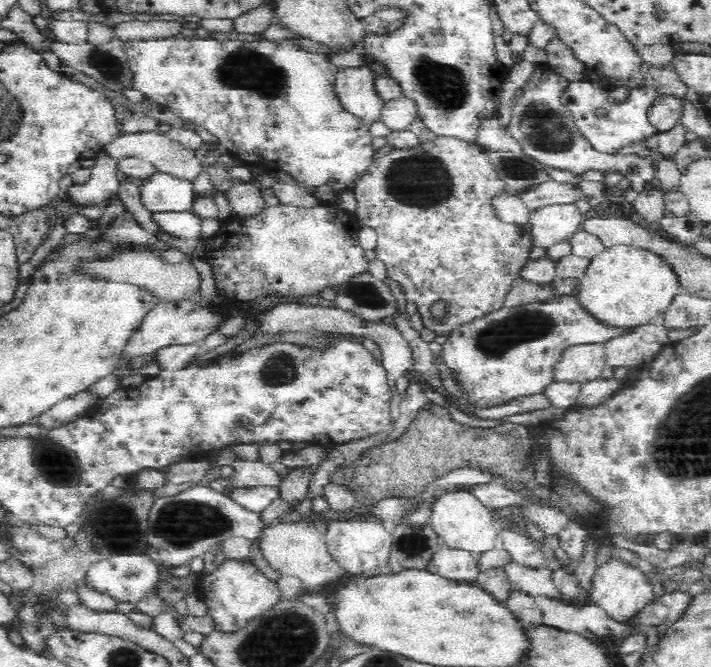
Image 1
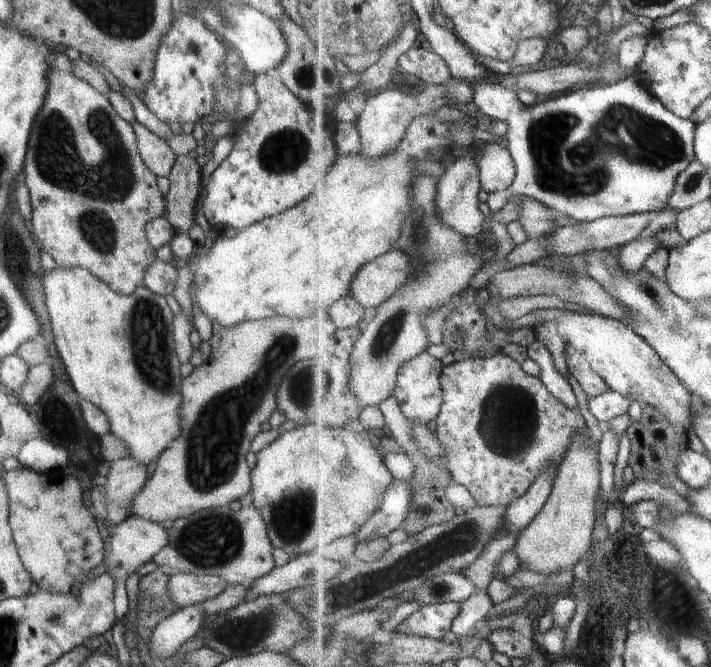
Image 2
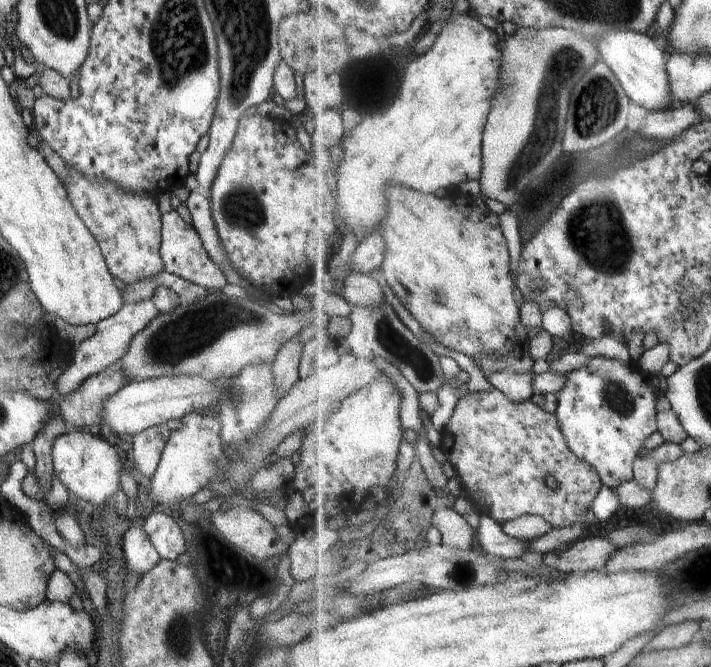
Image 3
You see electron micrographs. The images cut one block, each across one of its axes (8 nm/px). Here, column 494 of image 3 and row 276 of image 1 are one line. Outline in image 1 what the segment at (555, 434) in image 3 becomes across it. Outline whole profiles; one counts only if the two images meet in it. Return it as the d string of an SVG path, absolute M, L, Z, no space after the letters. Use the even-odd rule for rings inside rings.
M432 137L424 138L420 146L411 149L393 148L387 155L377 156L371 162L368 171L355 180L353 193L357 200L357 218L359 222L373 228L377 234L377 245L375 253L378 260L381 260L386 267L387 276L399 282L401 289L405 293L405 298L417 304L417 312L421 314L423 326L433 330L438 335L451 332L461 324L466 324L471 320L487 315L494 310L503 308L504 296L512 288L512 282L517 279L517 273L528 262L530 250L533 247L528 233L516 225L506 224L496 216L490 198L506 190L505 182L500 178L499 172L492 165L491 157L487 150L475 142L462 140L458 137ZM440 307L440 314L435 316L435 308Z

